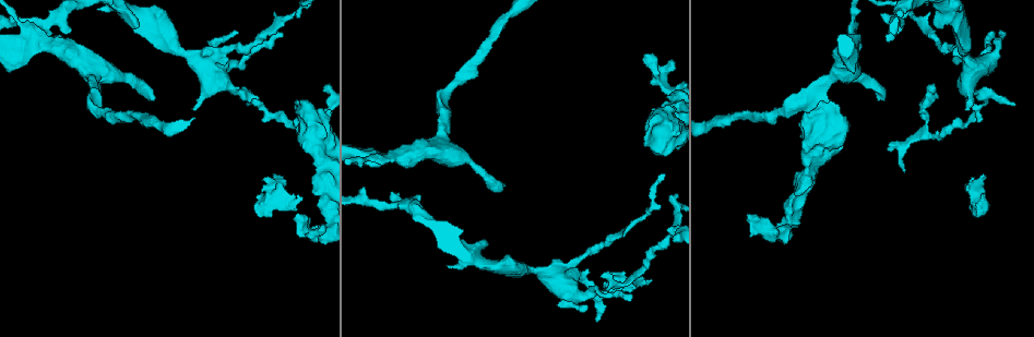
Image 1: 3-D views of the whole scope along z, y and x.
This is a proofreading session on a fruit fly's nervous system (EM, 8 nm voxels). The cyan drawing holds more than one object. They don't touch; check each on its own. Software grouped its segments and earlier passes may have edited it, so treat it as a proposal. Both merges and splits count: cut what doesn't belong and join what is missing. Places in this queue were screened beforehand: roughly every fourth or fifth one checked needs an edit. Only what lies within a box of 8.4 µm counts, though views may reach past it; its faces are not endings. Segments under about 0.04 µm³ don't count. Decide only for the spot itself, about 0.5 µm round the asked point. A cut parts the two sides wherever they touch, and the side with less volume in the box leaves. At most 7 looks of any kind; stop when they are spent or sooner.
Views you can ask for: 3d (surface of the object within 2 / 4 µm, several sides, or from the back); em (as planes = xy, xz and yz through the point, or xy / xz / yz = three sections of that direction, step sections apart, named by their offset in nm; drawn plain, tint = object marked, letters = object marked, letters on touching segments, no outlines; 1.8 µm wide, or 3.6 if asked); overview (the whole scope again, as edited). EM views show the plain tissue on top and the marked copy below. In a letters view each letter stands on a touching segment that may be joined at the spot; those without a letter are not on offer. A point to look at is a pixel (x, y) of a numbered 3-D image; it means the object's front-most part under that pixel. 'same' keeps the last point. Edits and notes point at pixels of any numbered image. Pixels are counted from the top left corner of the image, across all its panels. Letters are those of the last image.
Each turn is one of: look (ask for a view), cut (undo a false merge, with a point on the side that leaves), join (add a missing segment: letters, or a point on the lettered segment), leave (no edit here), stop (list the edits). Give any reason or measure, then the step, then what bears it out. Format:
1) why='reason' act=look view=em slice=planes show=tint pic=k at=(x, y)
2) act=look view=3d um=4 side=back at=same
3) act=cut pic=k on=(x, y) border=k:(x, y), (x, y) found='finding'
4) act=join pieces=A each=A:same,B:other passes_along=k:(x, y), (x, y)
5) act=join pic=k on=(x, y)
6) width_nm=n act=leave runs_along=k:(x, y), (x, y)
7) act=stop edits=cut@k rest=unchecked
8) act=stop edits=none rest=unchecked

why='an open end' act=look view=em um=3.6 slice=yz step=4 show=tint pic=1 at=(647, 54)

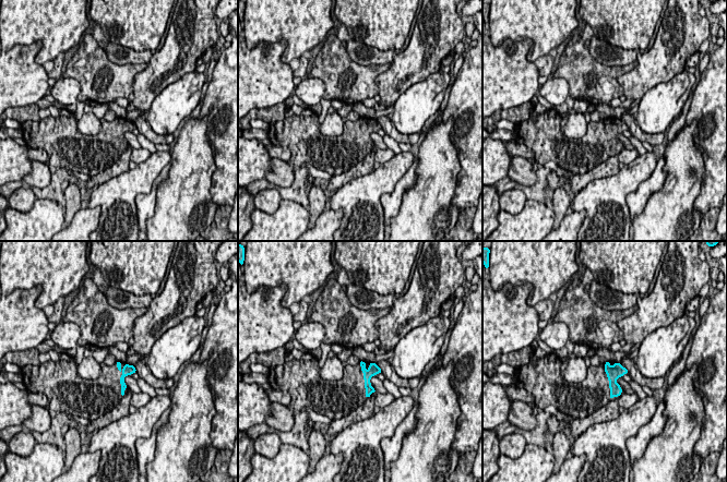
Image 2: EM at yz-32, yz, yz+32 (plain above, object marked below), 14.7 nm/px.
act=look view=em um=3.6 slice=planes show=letters at=same

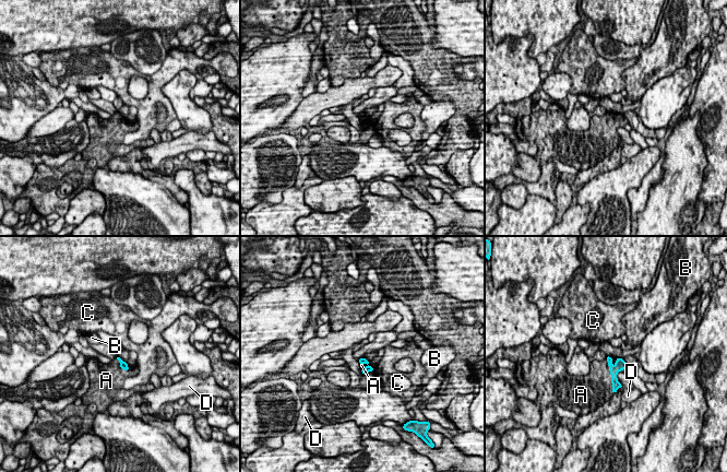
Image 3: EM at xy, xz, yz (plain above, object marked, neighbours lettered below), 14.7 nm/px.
width_nm=120 act=join pieces=A each=A:same,B:other,C:other,D:other passes_along=3:(620, 364), (611, 376), (598, 387) found='it goes on there'

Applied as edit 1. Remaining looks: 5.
why='free end' act=look view=em um=3.6 slice=xy step=4 show=tint pic=1 at=(502, 182)

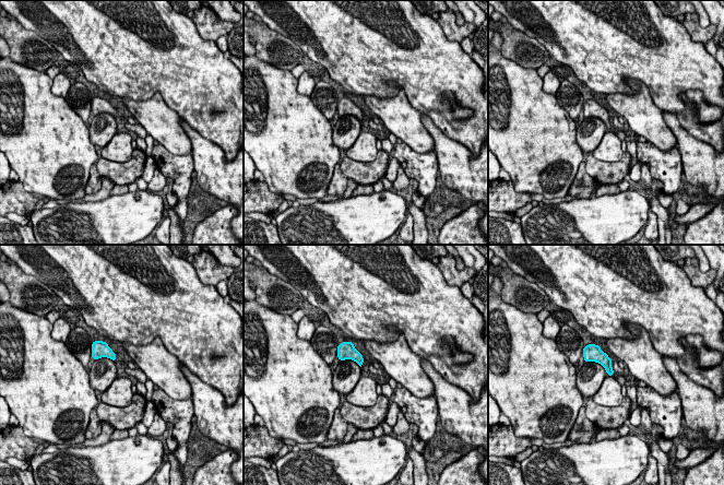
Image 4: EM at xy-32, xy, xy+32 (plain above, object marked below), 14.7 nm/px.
act=look view=em um=3.6 slice=planes show=letters at=same

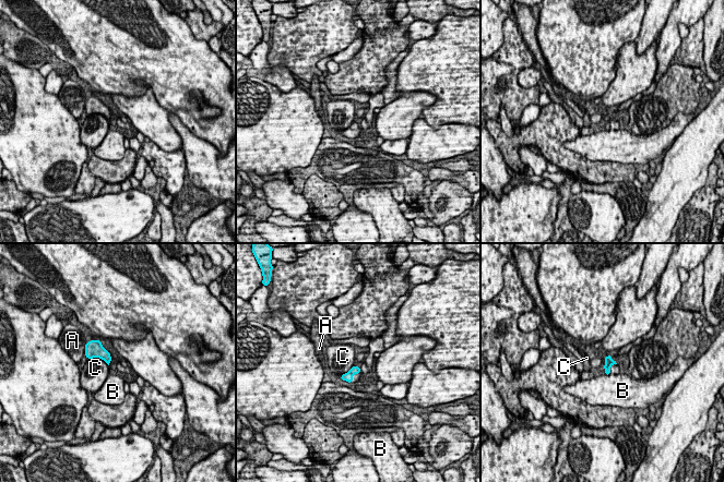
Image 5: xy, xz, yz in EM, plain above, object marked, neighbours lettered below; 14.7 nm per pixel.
act=leave each=A:other,B:other,C:other border=5:(87, 358), (101, 358), (108, 365) found='no lettered segment goes on from it'

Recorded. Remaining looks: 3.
act=look view=3d um=2 side=back pic=1 at=(598, 320)

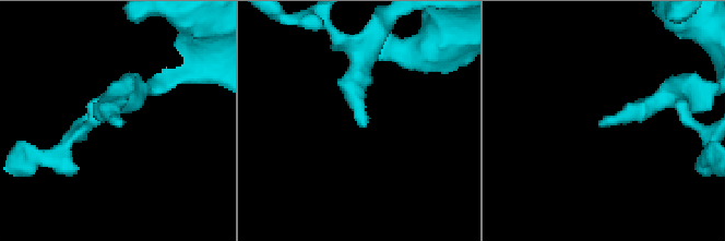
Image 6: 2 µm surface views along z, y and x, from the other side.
act=look view=em slice=planes show=letters pic=6 at=(365, 125)

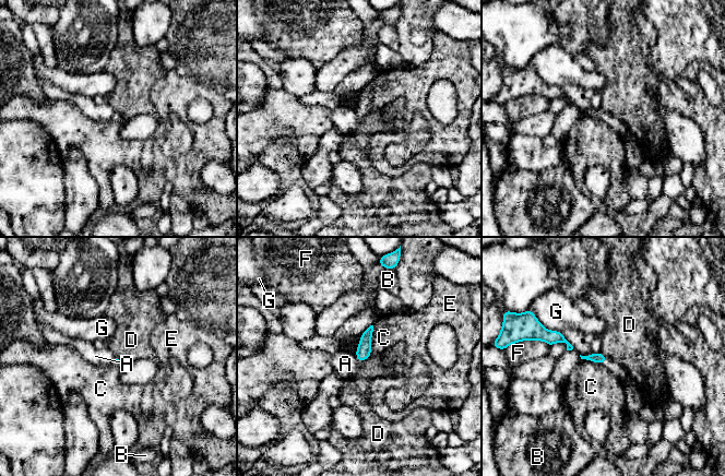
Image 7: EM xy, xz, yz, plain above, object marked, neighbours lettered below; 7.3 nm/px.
longest_contact=C:220nm act=leave each=A:other,B:other,C:other,D:other,E:other,F:other,G:other found='none of them fits'

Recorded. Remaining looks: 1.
act=stop edits=join@3 rest=unchecked

